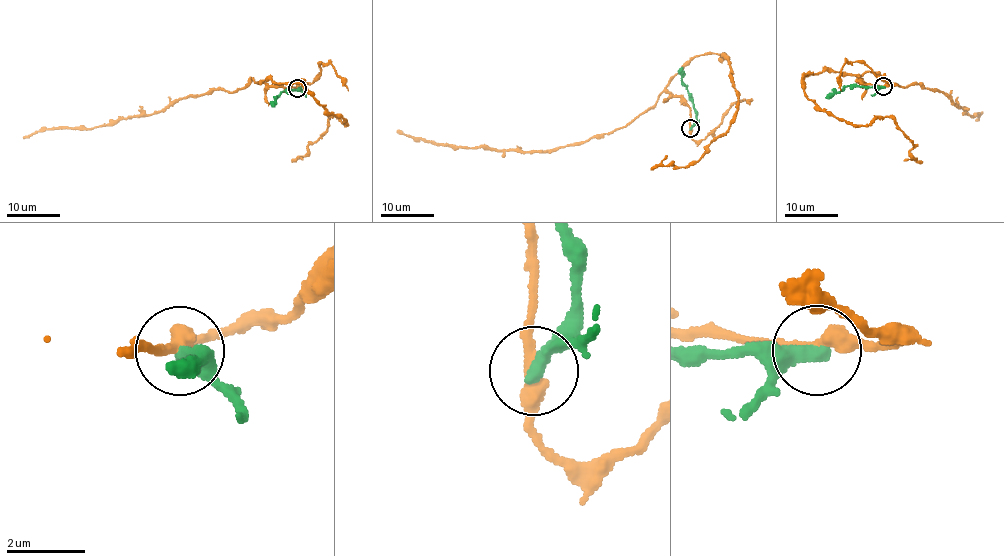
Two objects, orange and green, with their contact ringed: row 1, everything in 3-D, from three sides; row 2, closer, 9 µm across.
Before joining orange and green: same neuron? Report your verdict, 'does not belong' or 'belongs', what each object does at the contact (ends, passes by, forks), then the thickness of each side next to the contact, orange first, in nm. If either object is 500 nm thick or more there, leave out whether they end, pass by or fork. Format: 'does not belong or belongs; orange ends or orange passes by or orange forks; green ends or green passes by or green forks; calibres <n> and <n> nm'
does not belong; orange passes by; green ends; calibres 360 and 400 nm

